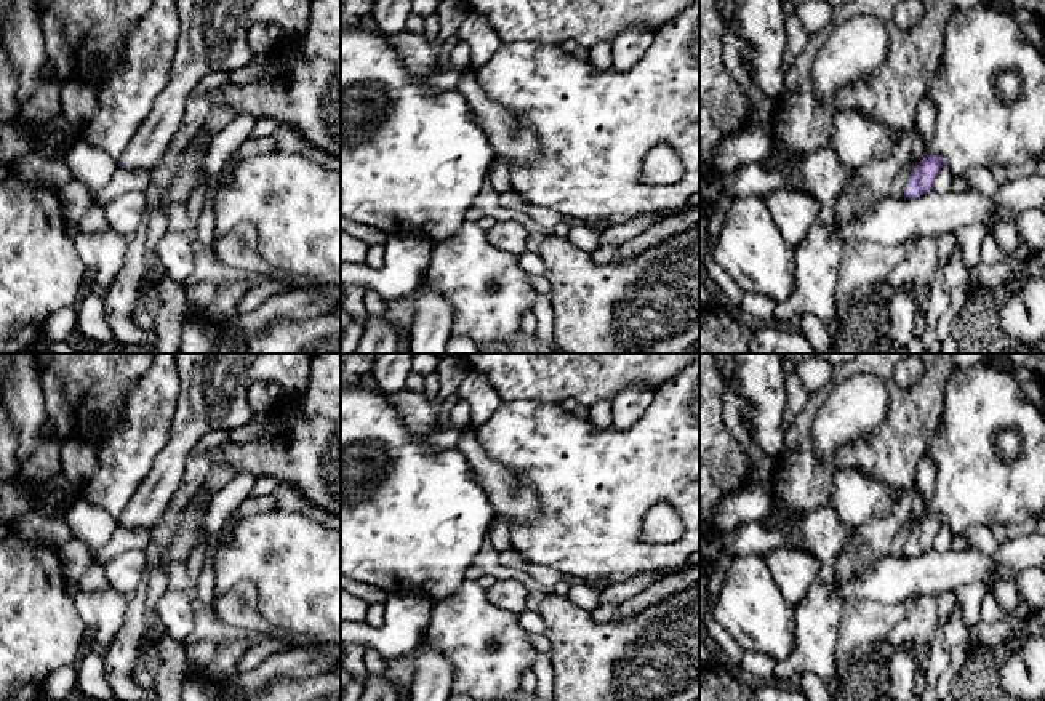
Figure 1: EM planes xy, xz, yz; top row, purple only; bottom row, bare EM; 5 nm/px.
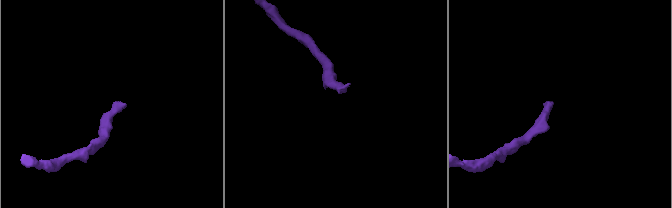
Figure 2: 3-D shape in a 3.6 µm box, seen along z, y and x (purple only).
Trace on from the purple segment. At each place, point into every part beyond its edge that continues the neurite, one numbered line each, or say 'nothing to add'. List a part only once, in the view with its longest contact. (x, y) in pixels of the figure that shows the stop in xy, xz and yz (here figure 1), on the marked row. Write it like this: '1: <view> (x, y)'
1: xy (213, 34)

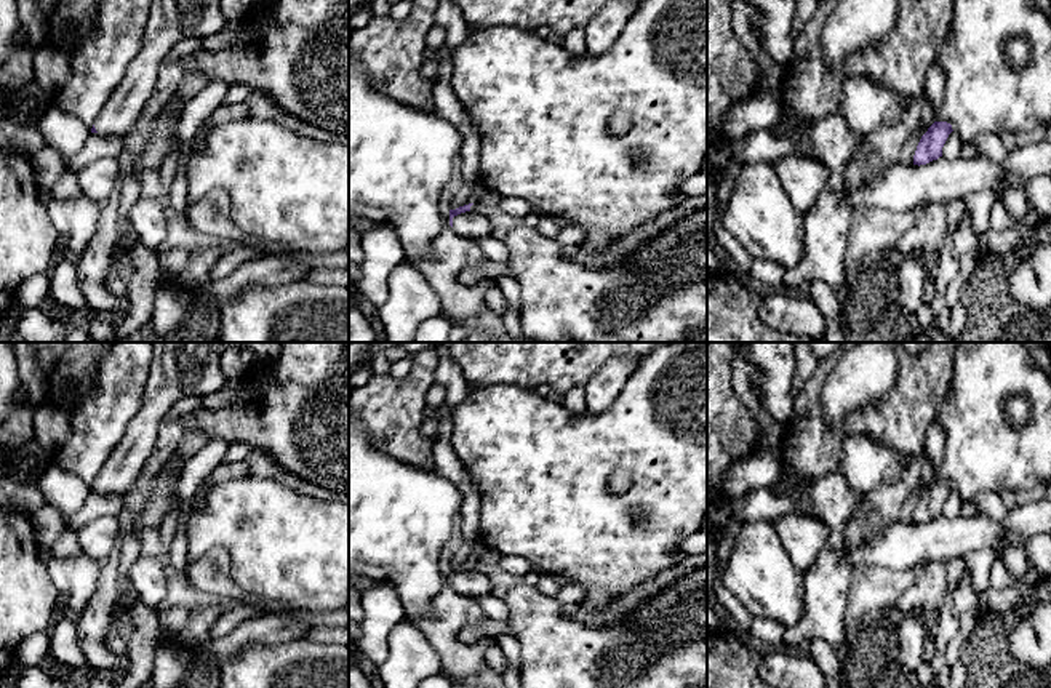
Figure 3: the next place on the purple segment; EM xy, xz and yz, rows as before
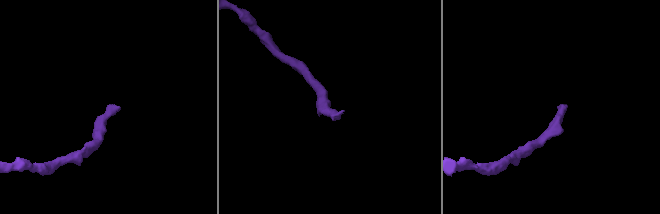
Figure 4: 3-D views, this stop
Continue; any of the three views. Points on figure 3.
1: xz (471, 224)

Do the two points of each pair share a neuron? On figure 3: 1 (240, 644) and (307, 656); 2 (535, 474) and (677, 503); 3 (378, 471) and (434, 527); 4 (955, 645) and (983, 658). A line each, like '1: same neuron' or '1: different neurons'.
1: different neurons
2: same neuron
3: same neuron
4: different neurons

